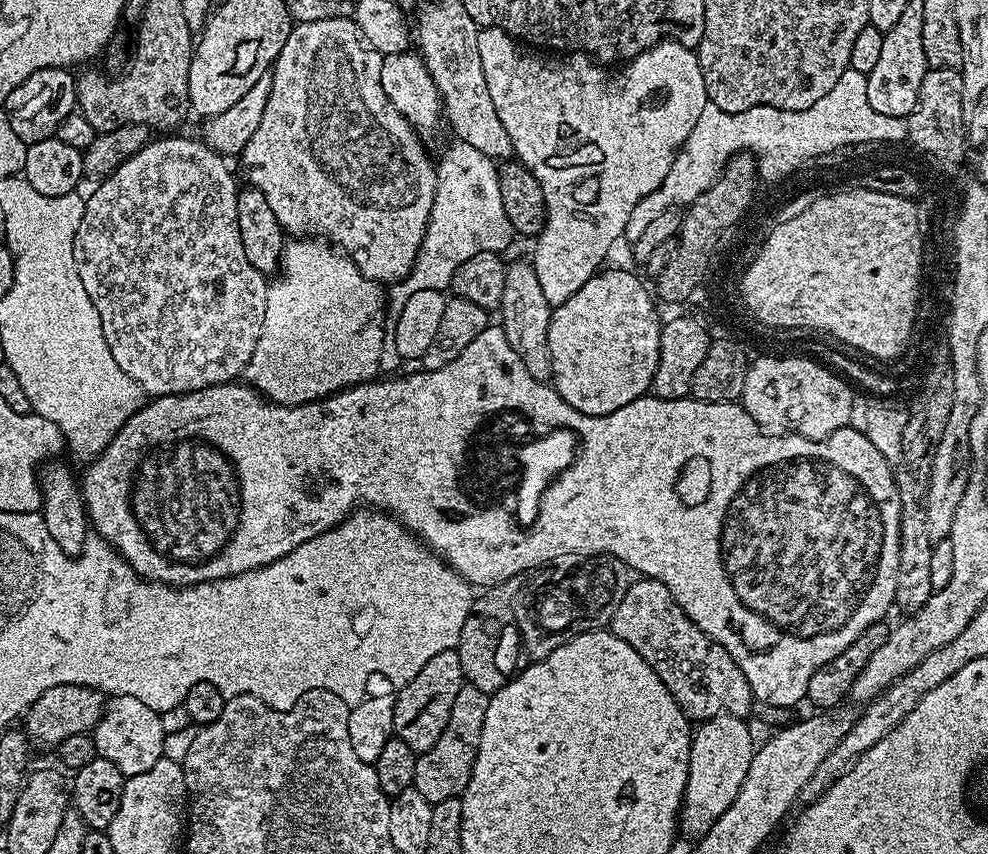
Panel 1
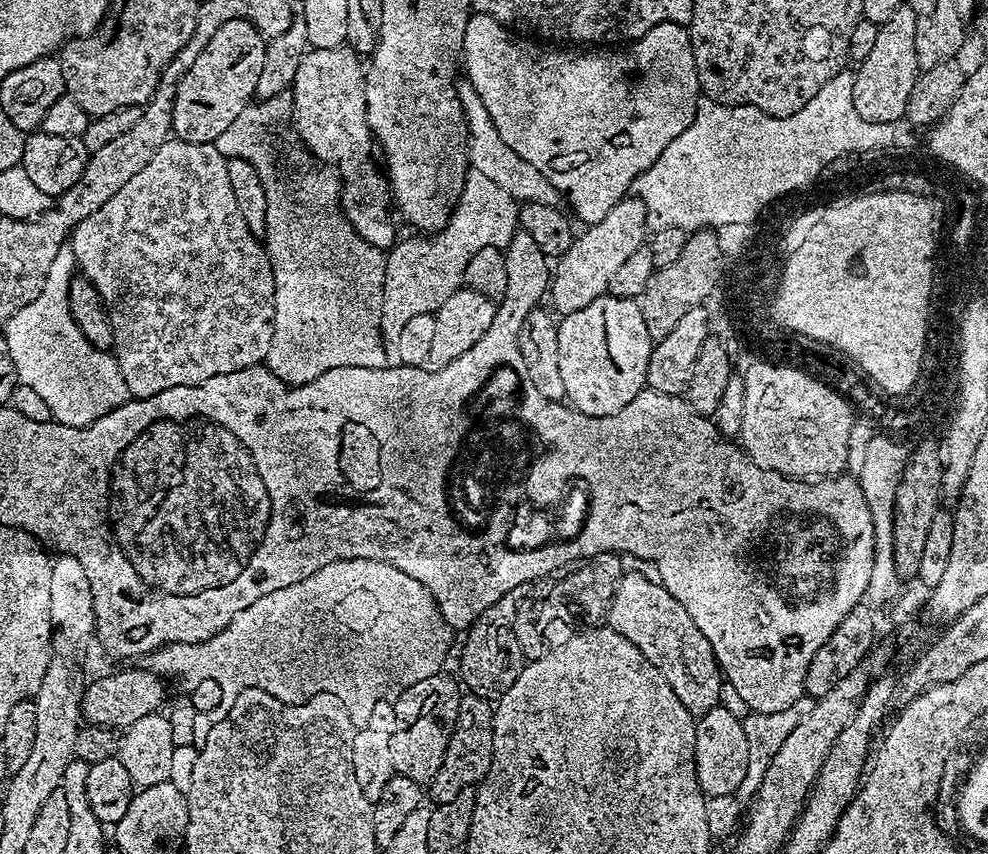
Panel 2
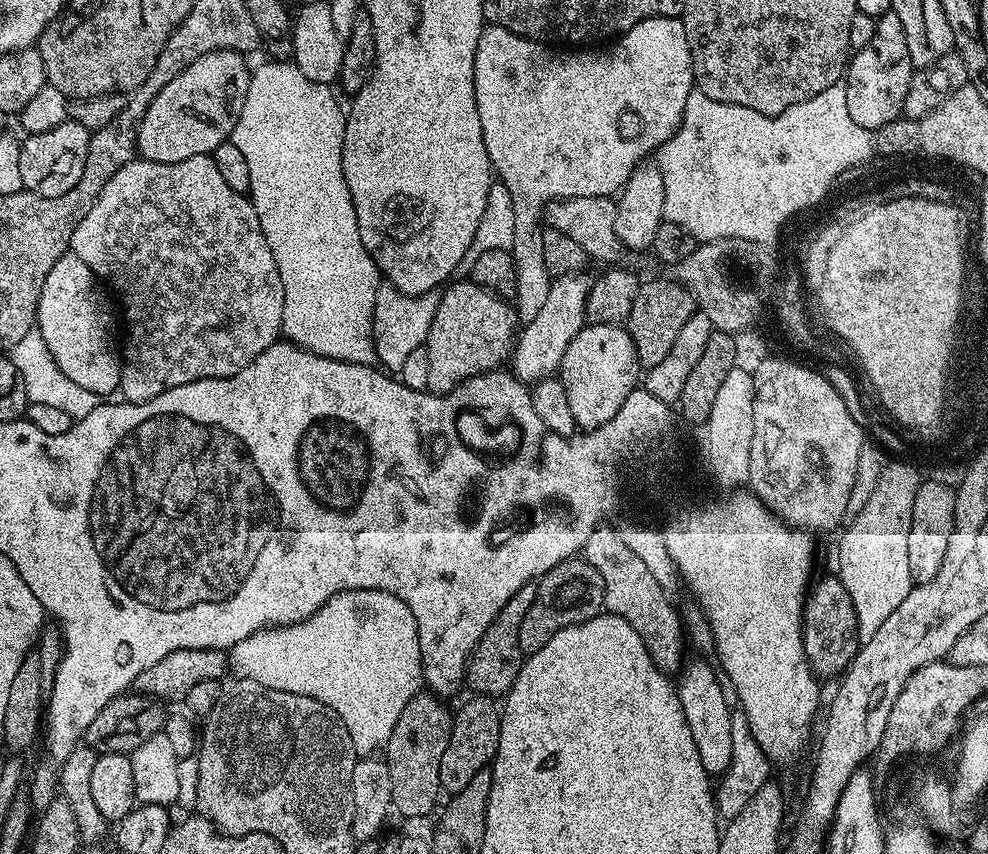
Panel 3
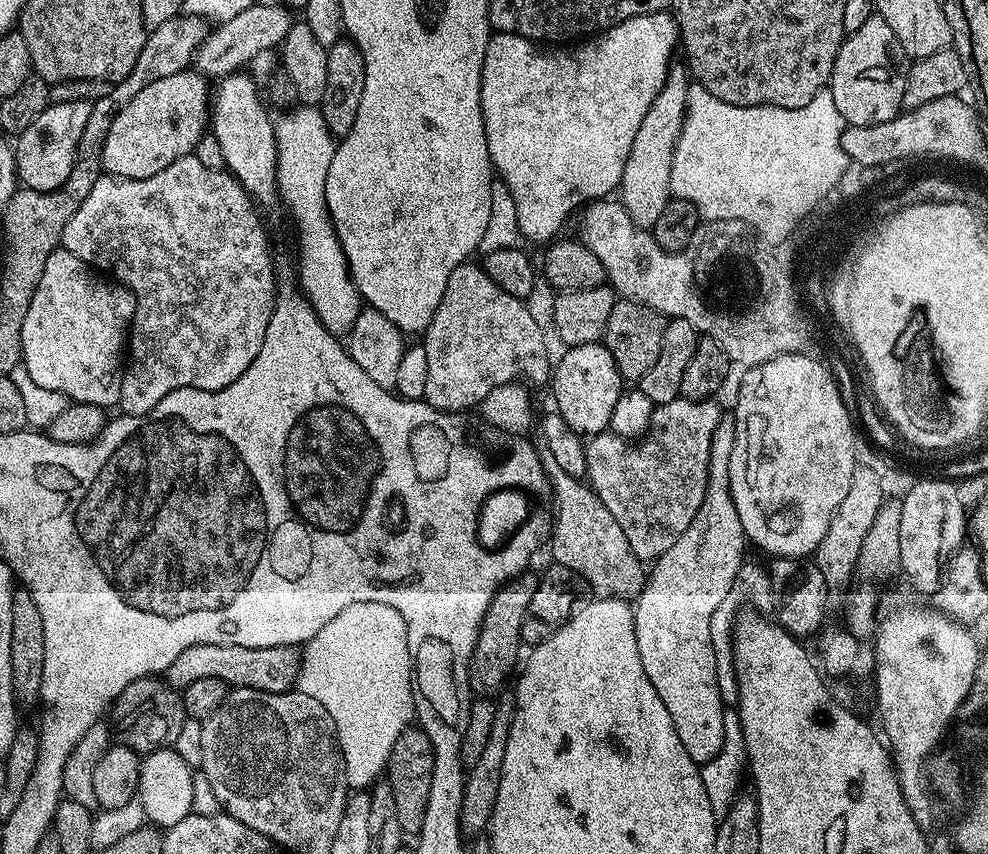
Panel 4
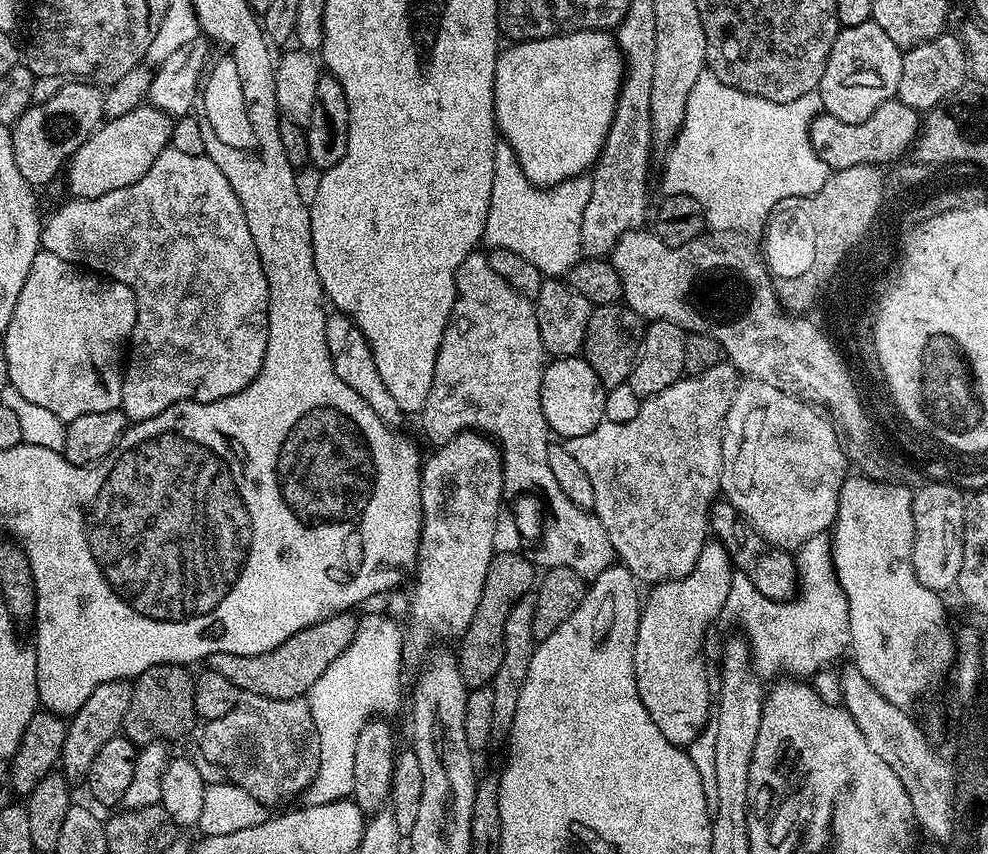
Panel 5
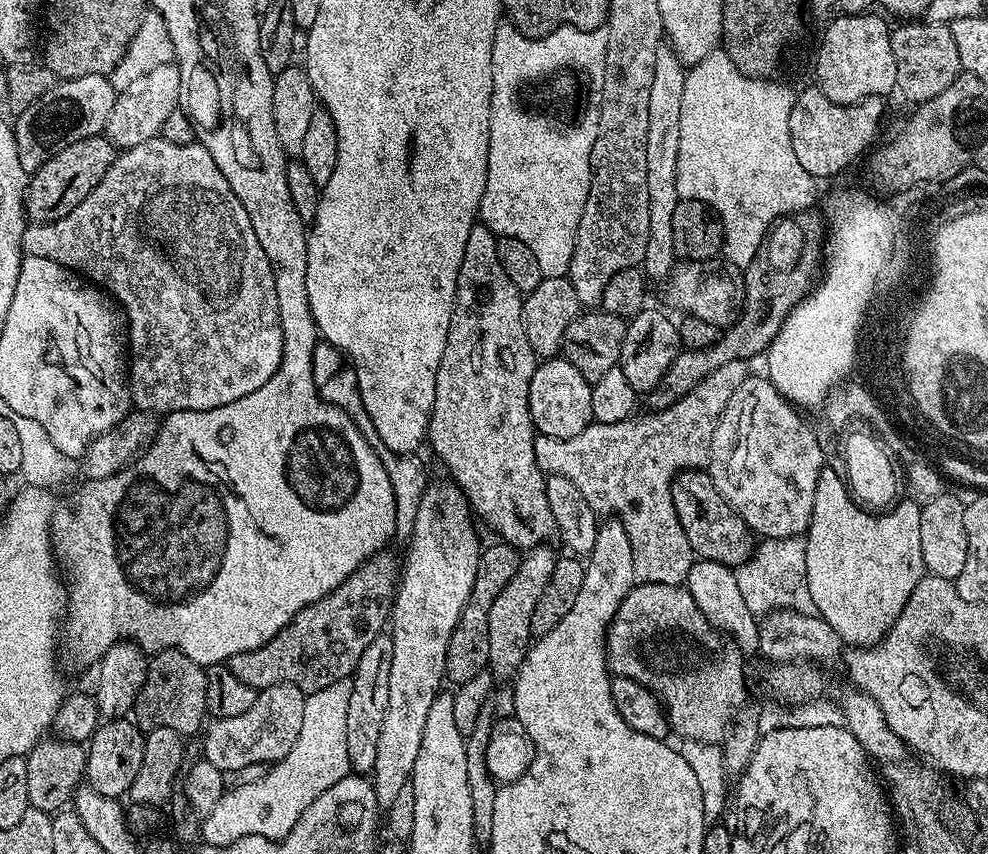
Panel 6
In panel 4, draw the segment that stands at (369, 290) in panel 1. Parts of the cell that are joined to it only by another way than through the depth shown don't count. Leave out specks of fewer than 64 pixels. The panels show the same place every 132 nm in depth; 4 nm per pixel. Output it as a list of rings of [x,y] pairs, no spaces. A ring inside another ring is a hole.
[[[293,106],[275,117],[276,190],[296,223],[296,244],[300,247],[298,279],[314,314],[331,332],[346,334],[354,326],[362,307],[360,291],[352,281],[342,246],[336,237],[324,197],[326,170],[336,153],[337,137],[326,126],[316,106]]]

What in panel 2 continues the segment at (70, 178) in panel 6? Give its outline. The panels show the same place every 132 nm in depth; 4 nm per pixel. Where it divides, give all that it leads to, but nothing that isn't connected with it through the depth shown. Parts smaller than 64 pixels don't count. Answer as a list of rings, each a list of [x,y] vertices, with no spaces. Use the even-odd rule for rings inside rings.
[[[231,20],[218,26],[178,86],[172,107],[172,136],[195,144],[215,142],[218,134],[253,103],[267,49],[264,35],[250,20]]]

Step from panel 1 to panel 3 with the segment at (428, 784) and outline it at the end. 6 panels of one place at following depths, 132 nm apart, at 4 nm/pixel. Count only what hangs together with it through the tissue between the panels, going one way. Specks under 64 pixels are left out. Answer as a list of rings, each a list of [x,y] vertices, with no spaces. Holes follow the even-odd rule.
[[[479,694],[471,698],[473,700],[466,701],[460,709],[455,709],[450,742],[446,746],[446,754],[442,754],[440,786],[448,794],[462,790],[462,786],[469,784],[470,778],[474,778],[478,770],[489,767],[498,750],[501,709],[497,701]]]

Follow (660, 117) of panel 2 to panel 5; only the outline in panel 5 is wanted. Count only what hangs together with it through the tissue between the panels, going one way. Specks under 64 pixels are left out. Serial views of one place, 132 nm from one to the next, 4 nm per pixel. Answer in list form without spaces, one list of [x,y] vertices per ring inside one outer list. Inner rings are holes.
[[[608,30],[567,32],[561,36],[551,36],[545,40],[512,42],[497,55],[496,69],[494,70],[494,114],[496,115],[496,127],[503,143],[508,144],[514,150],[518,166],[522,166],[526,178],[530,178],[532,184],[538,185],[539,188],[553,188],[556,184],[562,183],[563,180],[585,175],[595,165],[596,160],[600,157],[602,146],[606,142],[606,134],[610,130],[610,122],[614,118],[614,110],[618,102],[622,81],[624,81],[624,55],[616,46],[615,35]]]

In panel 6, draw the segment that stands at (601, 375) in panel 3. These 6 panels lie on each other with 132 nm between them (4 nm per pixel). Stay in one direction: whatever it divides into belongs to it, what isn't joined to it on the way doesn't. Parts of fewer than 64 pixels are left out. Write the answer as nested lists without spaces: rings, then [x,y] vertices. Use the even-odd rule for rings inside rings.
[[[563,358],[545,359],[537,363],[534,378],[530,378],[530,414],[532,426],[541,436],[550,438],[574,438],[574,434],[582,434],[588,424],[593,423],[590,394],[592,384],[578,369],[570,366]]]

